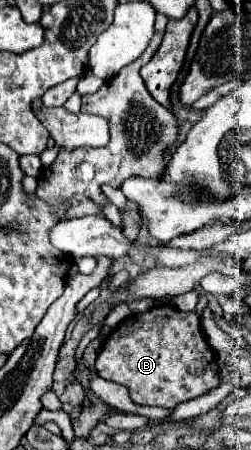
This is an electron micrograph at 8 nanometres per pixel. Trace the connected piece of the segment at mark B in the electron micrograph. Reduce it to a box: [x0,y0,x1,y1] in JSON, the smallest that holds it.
[95,303,219,409]

